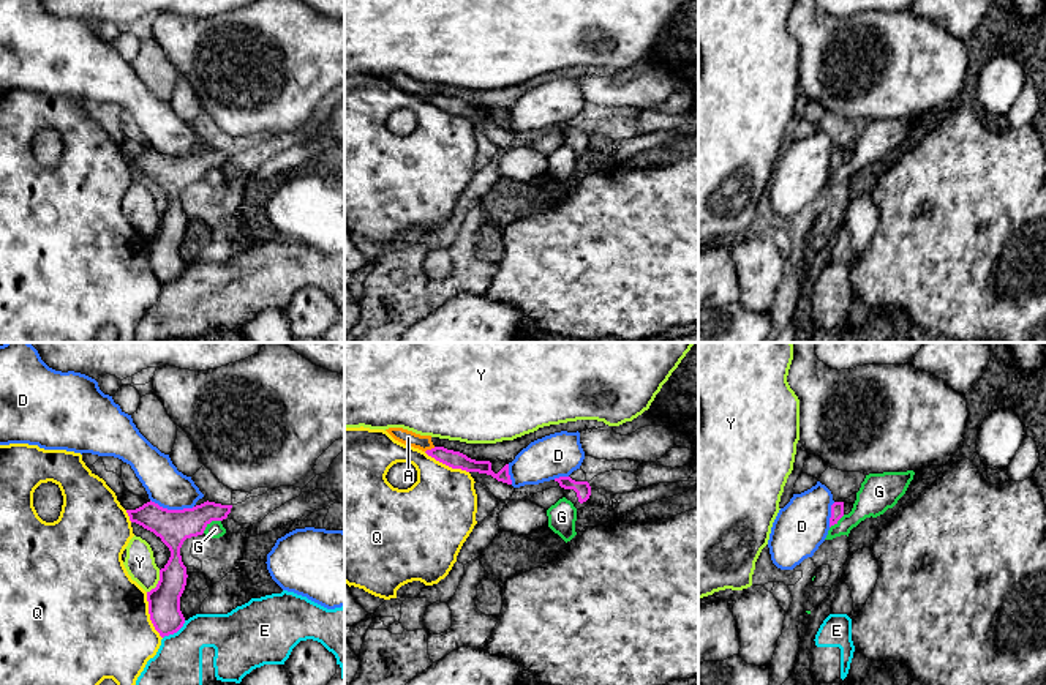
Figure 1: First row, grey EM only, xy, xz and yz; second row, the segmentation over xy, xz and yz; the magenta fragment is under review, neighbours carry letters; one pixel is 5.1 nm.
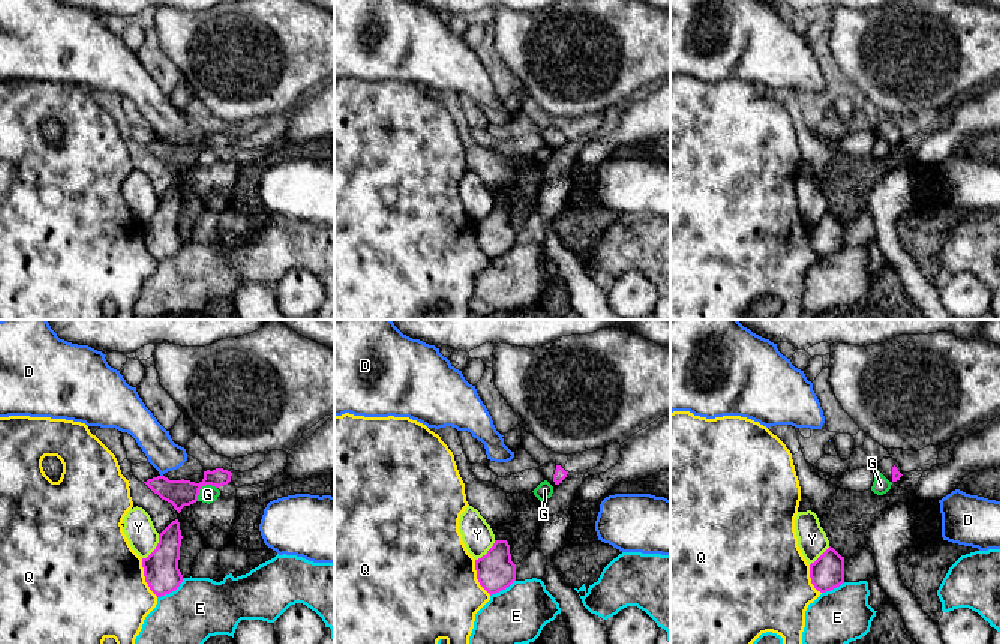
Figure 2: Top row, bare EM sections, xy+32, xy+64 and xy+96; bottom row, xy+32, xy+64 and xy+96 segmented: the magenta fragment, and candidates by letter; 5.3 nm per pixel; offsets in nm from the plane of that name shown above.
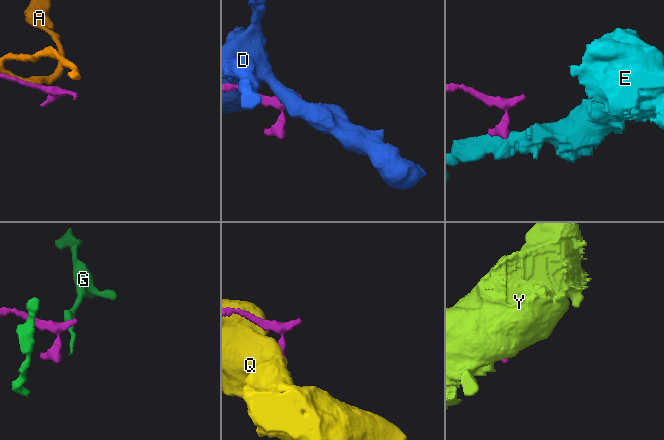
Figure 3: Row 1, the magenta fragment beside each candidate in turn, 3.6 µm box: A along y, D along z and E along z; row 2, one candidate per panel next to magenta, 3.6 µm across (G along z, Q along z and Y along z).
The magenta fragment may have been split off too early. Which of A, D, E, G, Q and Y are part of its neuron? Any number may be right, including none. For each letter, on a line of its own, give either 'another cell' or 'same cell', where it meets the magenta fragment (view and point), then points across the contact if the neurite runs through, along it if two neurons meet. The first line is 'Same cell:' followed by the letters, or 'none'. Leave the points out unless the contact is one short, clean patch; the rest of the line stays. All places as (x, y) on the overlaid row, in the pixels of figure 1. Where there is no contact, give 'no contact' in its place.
Same cell: none
A: another cell | xz (432, 449)
D: another cell | xy (173, 510)
E: another cell | xy (174, 632)
G: another cell | xy (210, 521) | along xy (220, 520), (214, 520), (203, 532)
Q: another cell | xy (150, 616)
Y: another cell | xy (158, 583)

